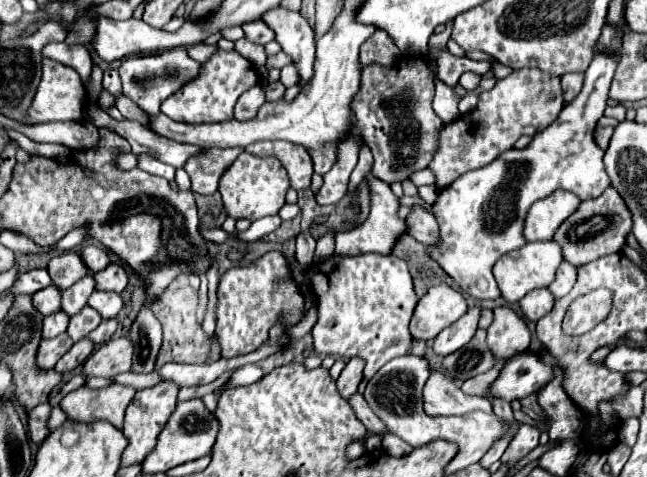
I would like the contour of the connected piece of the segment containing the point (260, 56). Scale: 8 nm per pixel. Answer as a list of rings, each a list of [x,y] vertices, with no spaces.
[[[247,38],[237,40],[237,42],[235,42],[235,50],[237,50],[243,58],[247,58],[251,64],[255,64],[255,66],[263,66],[263,64],[265,64],[265,60],[267,60],[265,48],[263,48],[263,46],[259,46],[259,44],[249,42]]]

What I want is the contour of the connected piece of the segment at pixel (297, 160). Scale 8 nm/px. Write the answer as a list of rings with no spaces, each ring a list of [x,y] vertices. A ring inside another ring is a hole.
[[[263,140],[249,144],[245,152],[255,154],[255,156],[275,156],[283,162],[285,170],[289,172],[291,188],[301,190],[311,186],[311,176],[313,176],[313,162],[309,160],[309,152],[297,144],[289,144],[283,140]]]

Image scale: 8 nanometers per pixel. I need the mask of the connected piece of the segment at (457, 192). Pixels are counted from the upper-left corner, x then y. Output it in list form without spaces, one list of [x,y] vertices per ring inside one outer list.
[[[597,54],[585,72],[583,90],[549,128],[533,136],[527,148],[503,152],[493,164],[467,172],[439,194],[433,208],[441,228],[441,248],[437,252],[427,248],[427,252],[473,298],[495,300],[501,296],[491,268],[497,258],[525,244],[521,232],[533,202],[551,196],[555,190],[569,190],[581,200],[591,200],[611,186],[603,164],[605,152],[597,146],[593,132],[607,106],[607,92],[617,62],[613,54]]]

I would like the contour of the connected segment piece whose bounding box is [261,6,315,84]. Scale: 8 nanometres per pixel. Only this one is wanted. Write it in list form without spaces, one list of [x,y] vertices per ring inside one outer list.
[[[281,6],[265,12],[261,20],[277,34],[277,42],[283,46],[283,52],[287,52],[295,60],[301,76],[299,82],[305,84],[311,78],[315,60],[315,34],[309,22],[299,12],[285,10]]]

